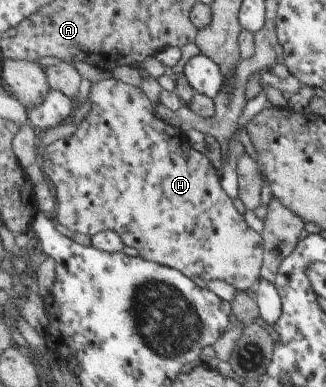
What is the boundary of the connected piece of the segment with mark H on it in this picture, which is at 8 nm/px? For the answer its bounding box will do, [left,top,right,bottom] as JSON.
[40,76,265,292]

